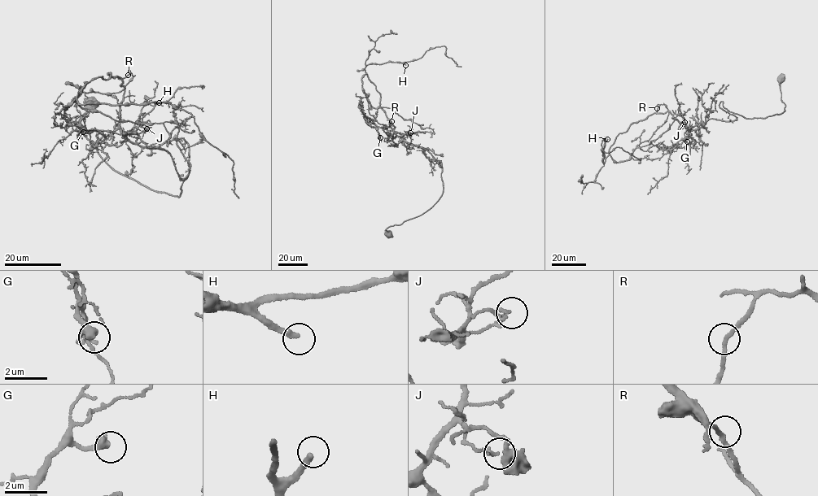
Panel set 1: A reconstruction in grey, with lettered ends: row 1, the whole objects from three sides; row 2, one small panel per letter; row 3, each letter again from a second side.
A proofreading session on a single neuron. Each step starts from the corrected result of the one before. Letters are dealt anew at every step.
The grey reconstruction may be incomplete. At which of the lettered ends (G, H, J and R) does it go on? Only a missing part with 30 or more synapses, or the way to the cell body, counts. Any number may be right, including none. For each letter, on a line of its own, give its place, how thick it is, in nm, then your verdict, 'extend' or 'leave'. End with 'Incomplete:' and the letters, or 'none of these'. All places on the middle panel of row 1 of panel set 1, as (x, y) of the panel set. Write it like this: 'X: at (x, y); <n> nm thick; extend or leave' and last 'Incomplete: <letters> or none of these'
G: at (380, 137); 280 nm thick; leave
H: at (405, 65); 280 nm thick; extend
J: at (410, 132); 140 nm thick; leave
R: at (391, 121); 170 nm thick; leave
Incomplete: H

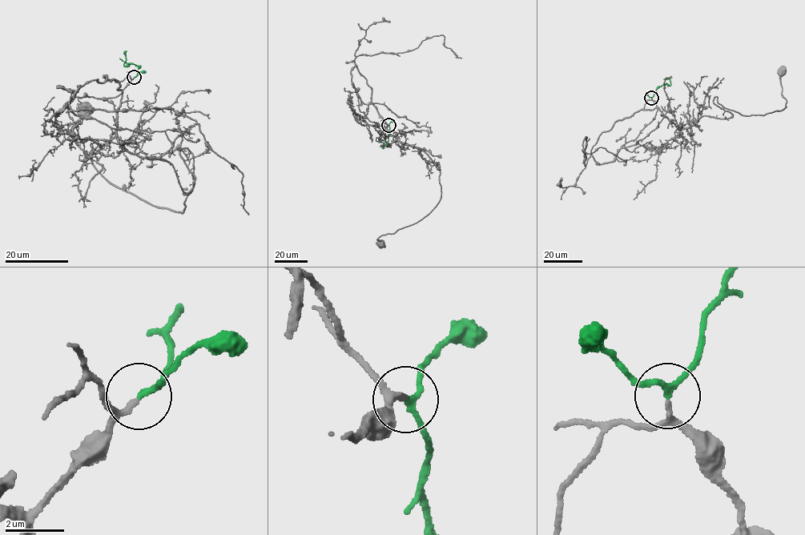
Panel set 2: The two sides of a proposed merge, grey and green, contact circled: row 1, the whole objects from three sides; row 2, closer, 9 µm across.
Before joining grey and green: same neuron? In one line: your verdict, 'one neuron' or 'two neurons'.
one neuron

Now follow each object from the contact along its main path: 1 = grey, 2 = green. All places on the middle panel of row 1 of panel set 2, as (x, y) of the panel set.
1: (388, 125), (389, 134), (439, 164), (427, 162), (440, 169), (441, 195), (422, 219), (377, 239), (382, 244)
2: (388, 125), (388, 141), (384, 148), (381, 146)

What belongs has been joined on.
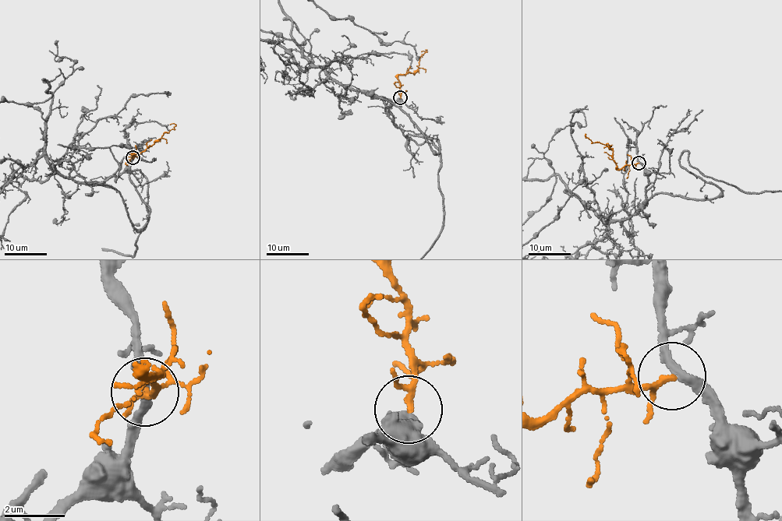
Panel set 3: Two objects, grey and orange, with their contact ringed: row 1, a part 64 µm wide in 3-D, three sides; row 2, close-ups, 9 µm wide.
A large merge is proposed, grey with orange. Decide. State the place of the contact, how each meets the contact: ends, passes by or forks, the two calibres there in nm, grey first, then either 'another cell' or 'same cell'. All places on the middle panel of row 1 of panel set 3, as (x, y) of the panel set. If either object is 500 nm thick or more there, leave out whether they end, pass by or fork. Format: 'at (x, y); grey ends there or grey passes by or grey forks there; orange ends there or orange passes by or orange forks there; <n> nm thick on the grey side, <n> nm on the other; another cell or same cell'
at (400, 97); grey passes by; orange passes by; 240 nm thick on the grey side, 160 nm on the other; same cell

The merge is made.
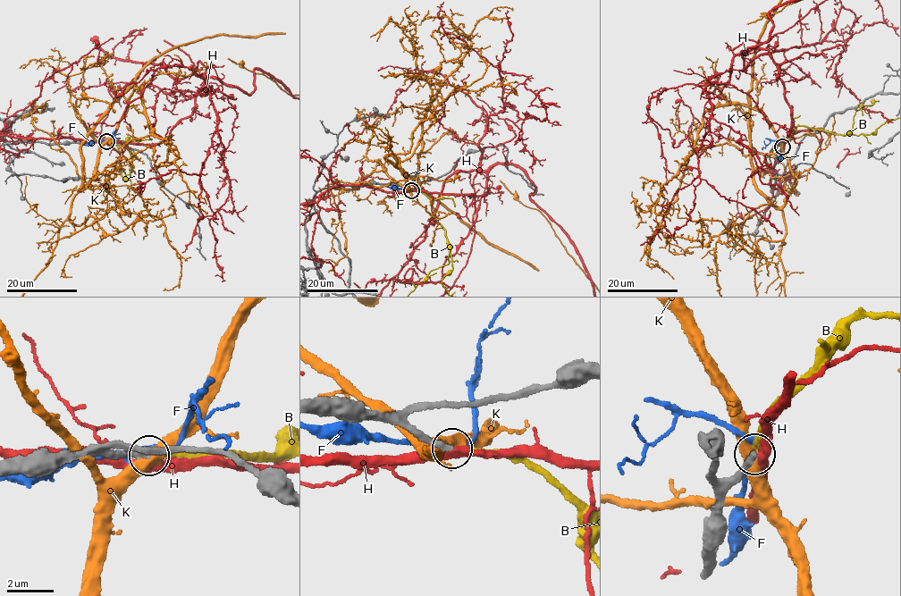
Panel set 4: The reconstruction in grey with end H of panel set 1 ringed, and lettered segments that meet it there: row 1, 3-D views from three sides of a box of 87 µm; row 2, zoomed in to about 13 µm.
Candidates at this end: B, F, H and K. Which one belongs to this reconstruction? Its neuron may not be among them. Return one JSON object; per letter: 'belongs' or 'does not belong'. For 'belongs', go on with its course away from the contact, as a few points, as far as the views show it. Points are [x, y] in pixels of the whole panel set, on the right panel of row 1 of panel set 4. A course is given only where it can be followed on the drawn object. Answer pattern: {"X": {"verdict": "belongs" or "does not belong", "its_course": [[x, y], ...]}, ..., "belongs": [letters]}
{"B": {"verdict": "belongs", "its_course": [[782, 146], [786, 138], [799, 126], [846, 135], [851, 130], [854, 109], [879, 101]]}, "F": {"verdict": "does not belong"}, "H": {"verdict": "does not belong"}, "K": {"verdict": "does not belong"}, "belongs": ["B"]}

